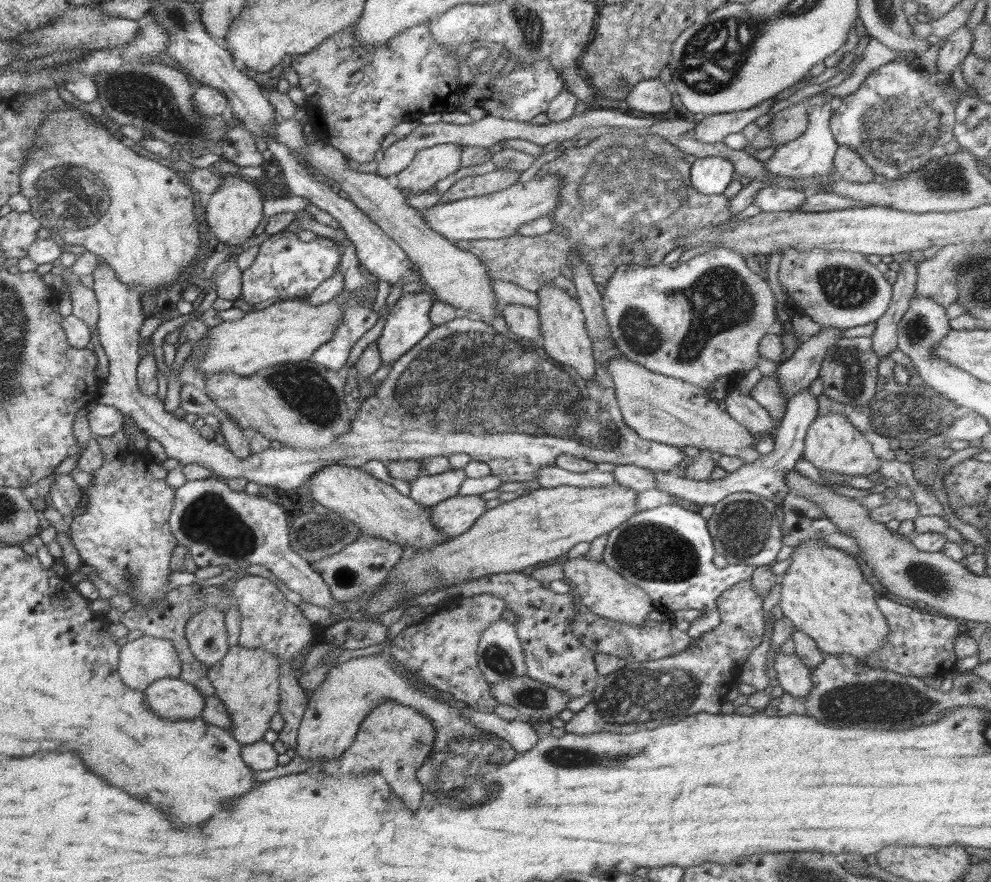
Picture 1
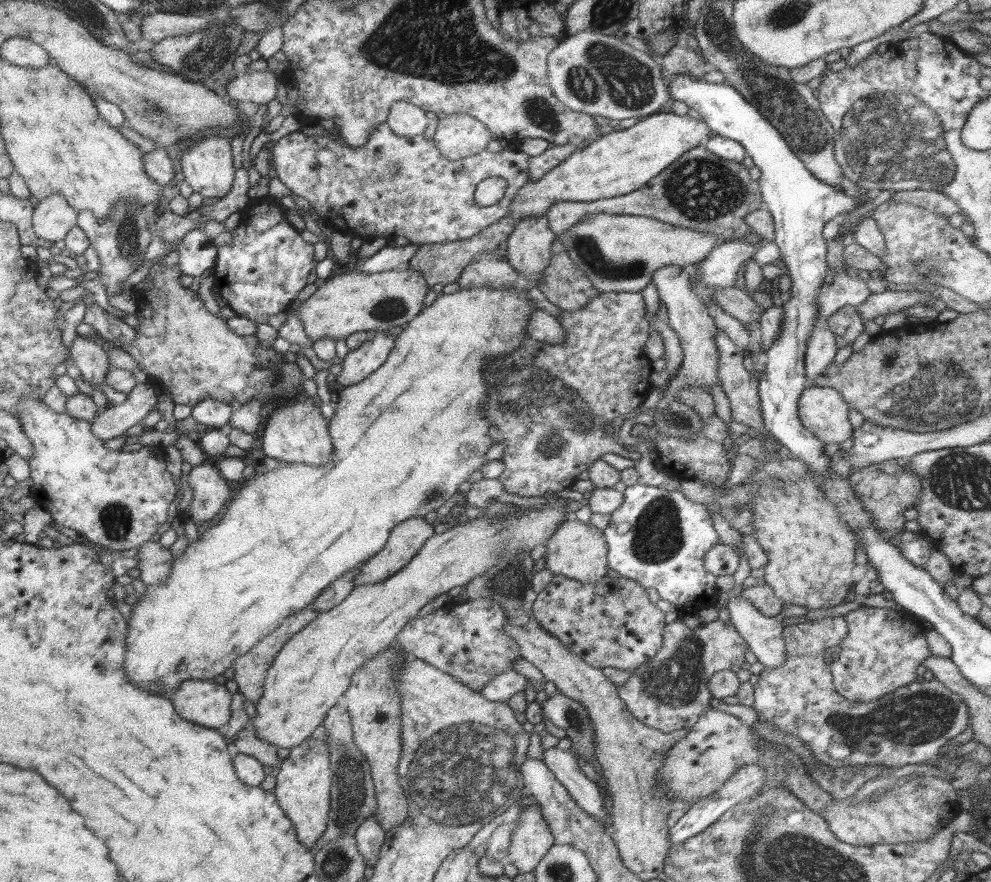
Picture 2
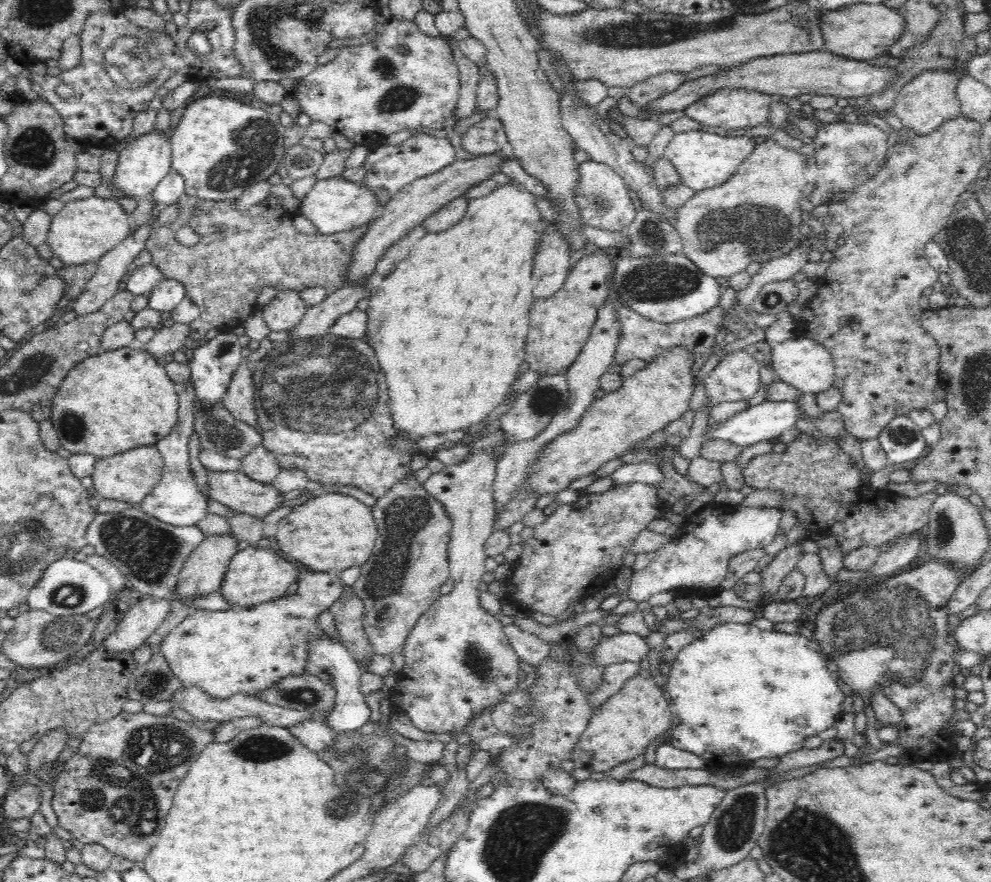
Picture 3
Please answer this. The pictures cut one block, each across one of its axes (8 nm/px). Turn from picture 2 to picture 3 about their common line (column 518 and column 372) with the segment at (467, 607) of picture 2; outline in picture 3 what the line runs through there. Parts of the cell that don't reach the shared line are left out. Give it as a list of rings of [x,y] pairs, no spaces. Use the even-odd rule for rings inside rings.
[[[345,585],[342,596],[330,606],[329,612],[333,614],[342,644],[356,661],[368,664],[374,654],[372,645],[365,638],[362,624],[364,609],[362,598],[352,590],[351,586]]]

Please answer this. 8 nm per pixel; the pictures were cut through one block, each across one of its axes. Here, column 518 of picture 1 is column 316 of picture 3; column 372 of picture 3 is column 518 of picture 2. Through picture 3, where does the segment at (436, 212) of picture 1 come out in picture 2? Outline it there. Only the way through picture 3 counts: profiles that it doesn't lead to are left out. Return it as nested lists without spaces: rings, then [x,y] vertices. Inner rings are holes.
[[[658,112],[639,119],[630,128],[603,134],[592,144],[578,148],[538,181],[527,182],[510,204],[510,216],[516,216],[516,220],[538,218],[548,213],[556,202],[593,202],[630,194],[685,152],[700,146],[700,142],[710,136],[710,131],[701,118]]]

